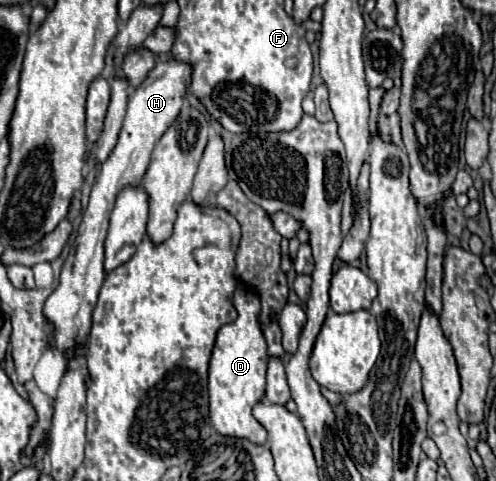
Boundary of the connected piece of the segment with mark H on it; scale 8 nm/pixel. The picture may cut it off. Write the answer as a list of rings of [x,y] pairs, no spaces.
[[[165,59],[155,65],[155,69],[149,73],[149,77],[143,81],[143,85],[135,89],[133,97],[127,103],[127,115],[123,121],[123,129],[119,133],[119,141],[117,141],[113,153],[109,155],[109,159],[101,165],[101,173],[93,185],[89,205],[83,211],[83,221],[79,225],[77,239],[63,265],[59,285],[49,295],[49,299],[45,301],[45,307],[43,307],[43,313],[49,321],[53,345],[57,345],[63,353],[69,351],[71,347],[87,341],[87,335],[91,329],[91,311],[97,303],[97,295],[99,295],[99,289],[105,279],[103,243],[107,237],[109,217],[113,211],[115,197],[125,185],[129,185],[129,183],[139,185],[143,173],[147,171],[155,143],[179,115],[179,109],[181,109],[181,103],[185,97],[185,89],[189,83],[189,75],[191,75],[189,65],[179,63],[175,59]]]

